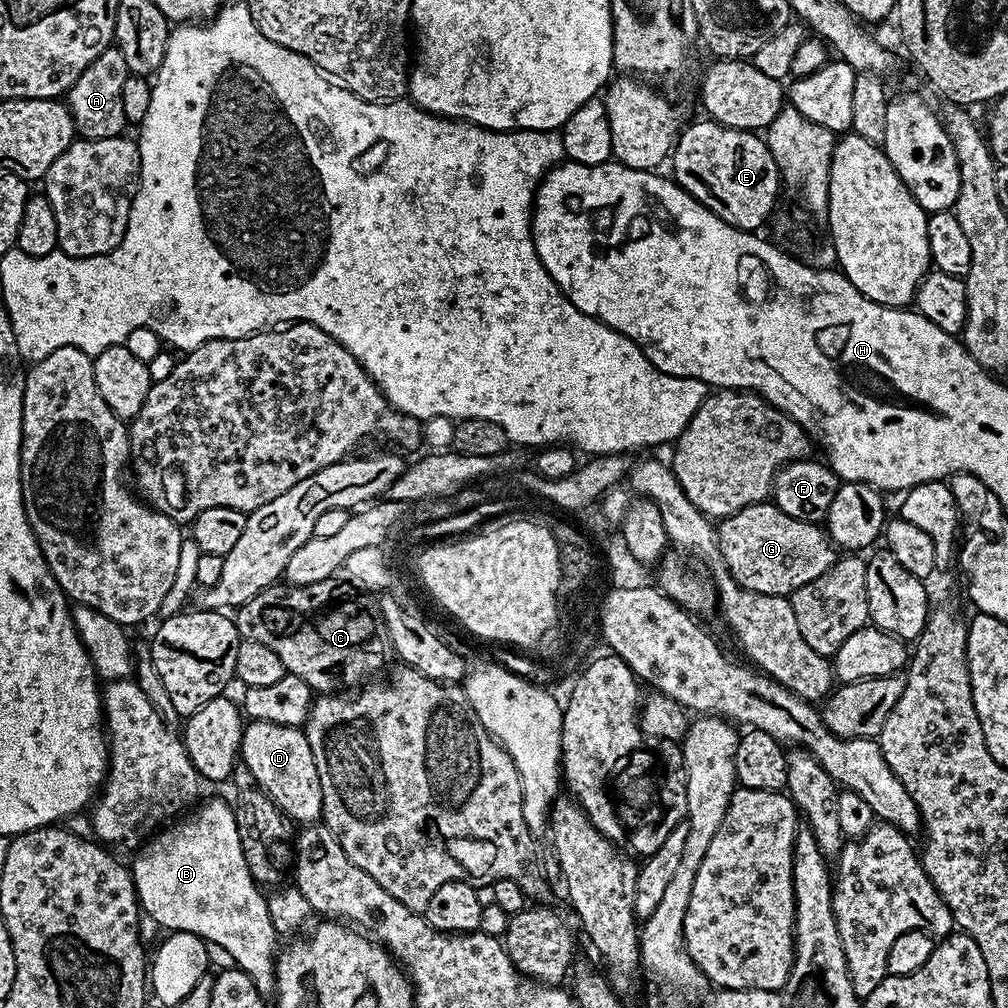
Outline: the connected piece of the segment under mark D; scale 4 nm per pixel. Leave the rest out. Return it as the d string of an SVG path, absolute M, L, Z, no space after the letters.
M249 719L244 726L244 737L240 743L239 759L254 774L256 783L265 794L277 805L285 817L293 816L300 822L316 822L322 816L322 786L318 782L318 770L310 742L299 727L275 724L272 721Z

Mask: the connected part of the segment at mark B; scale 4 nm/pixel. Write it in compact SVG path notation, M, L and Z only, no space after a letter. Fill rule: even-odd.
M206 800L195 809L196 816L185 815L179 822L157 831L151 839L140 845L133 855L137 856L130 863L136 896L140 899L141 909L146 913L147 919L149 916L165 930L192 932L209 945L217 944L232 959L229 961L235 967L250 974L260 993L268 998L276 990L278 929L274 916L268 907L265 893L259 892L261 889L257 881L252 879L252 871L247 866L242 844L239 842L238 822L233 805L224 800Z

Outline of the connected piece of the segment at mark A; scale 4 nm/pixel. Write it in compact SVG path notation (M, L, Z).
M113 46L98 54L86 70L74 82L74 86L66 93L66 103L77 133L86 140L114 138L125 131L126 121L122 114L122 86L130 75L126 66L126 58L119 48Z

